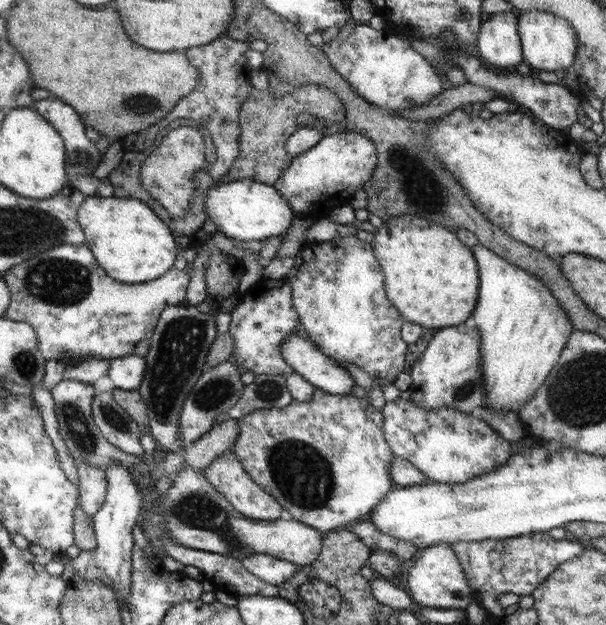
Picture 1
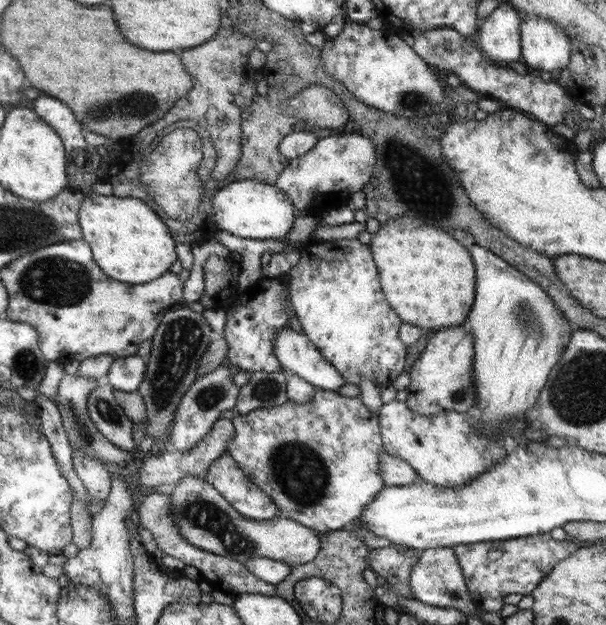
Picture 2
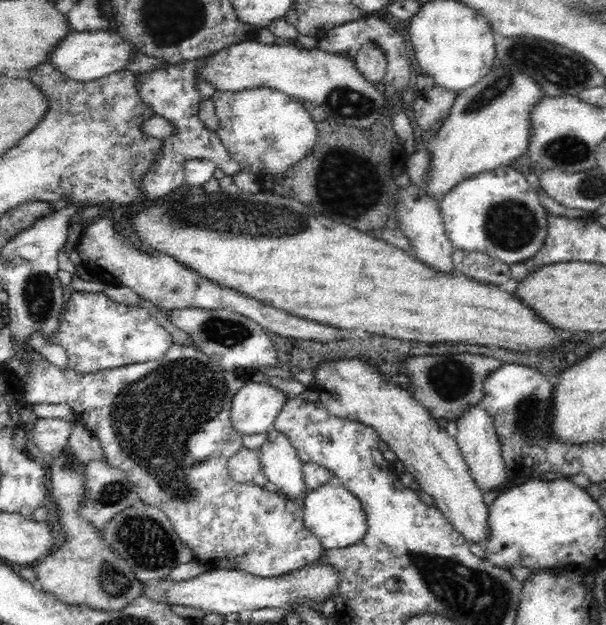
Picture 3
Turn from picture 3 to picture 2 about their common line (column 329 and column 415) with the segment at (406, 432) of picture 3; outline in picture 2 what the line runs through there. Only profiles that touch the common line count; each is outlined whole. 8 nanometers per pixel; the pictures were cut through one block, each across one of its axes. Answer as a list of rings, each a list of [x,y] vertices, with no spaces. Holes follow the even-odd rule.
[[[465,321],[458,327],[438,330],[427,342],[422,354],[407,373],[410,385],[406,404],[420,415],[433,415],[446,410],[467,413],[477,397],[474,394],[474,333]]]

